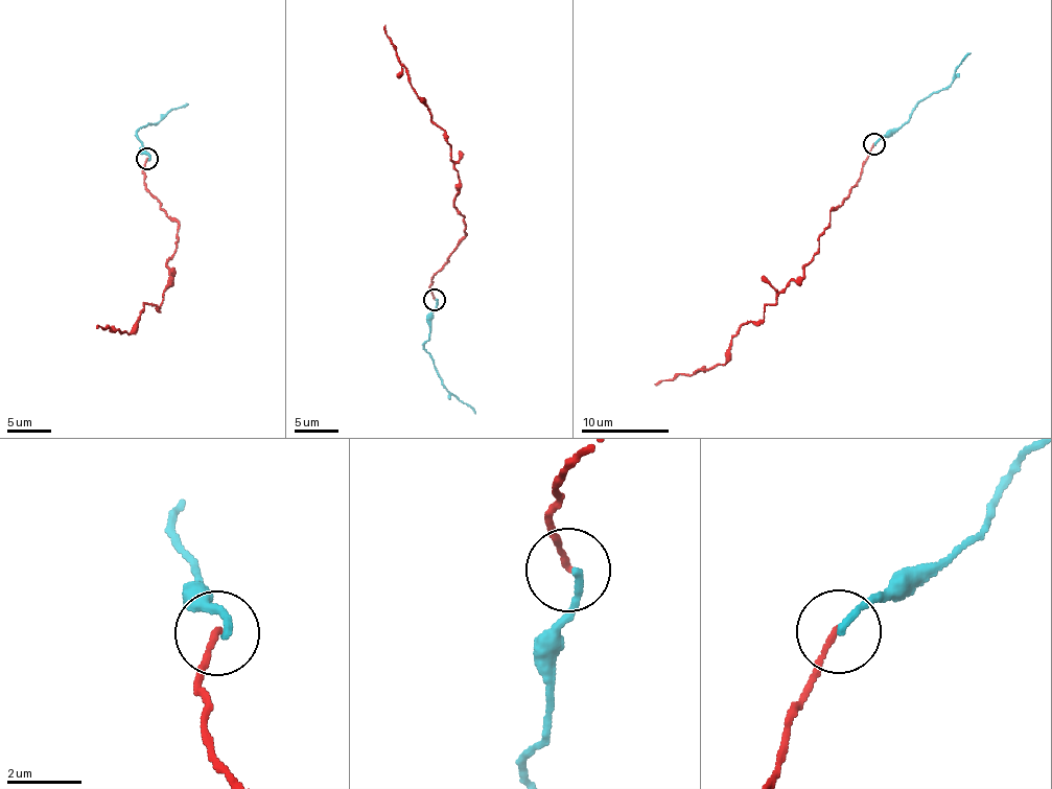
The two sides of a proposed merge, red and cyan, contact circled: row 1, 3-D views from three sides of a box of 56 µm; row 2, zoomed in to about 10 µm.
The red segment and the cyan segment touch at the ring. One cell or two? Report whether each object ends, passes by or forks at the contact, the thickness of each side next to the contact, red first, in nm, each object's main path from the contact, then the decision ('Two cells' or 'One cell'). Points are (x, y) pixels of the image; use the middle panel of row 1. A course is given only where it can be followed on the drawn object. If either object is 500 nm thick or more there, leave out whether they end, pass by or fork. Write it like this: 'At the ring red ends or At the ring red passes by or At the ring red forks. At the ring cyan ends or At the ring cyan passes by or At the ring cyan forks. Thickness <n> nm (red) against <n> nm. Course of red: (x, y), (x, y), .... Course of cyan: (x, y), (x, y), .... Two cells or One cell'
At the ring red ends. At the ring cyan ends. Thickness 150 nm (red) against 180 nm. Course of red: (435, 299), (433, 277), (464, 235), (464, 216), (453, 204), (459, 173), (445, 133), (415, 93), (384, 24). Course of cyan: (435, 299), (430, 337), (423, 347), (441, 384), (475, 414). One cell

